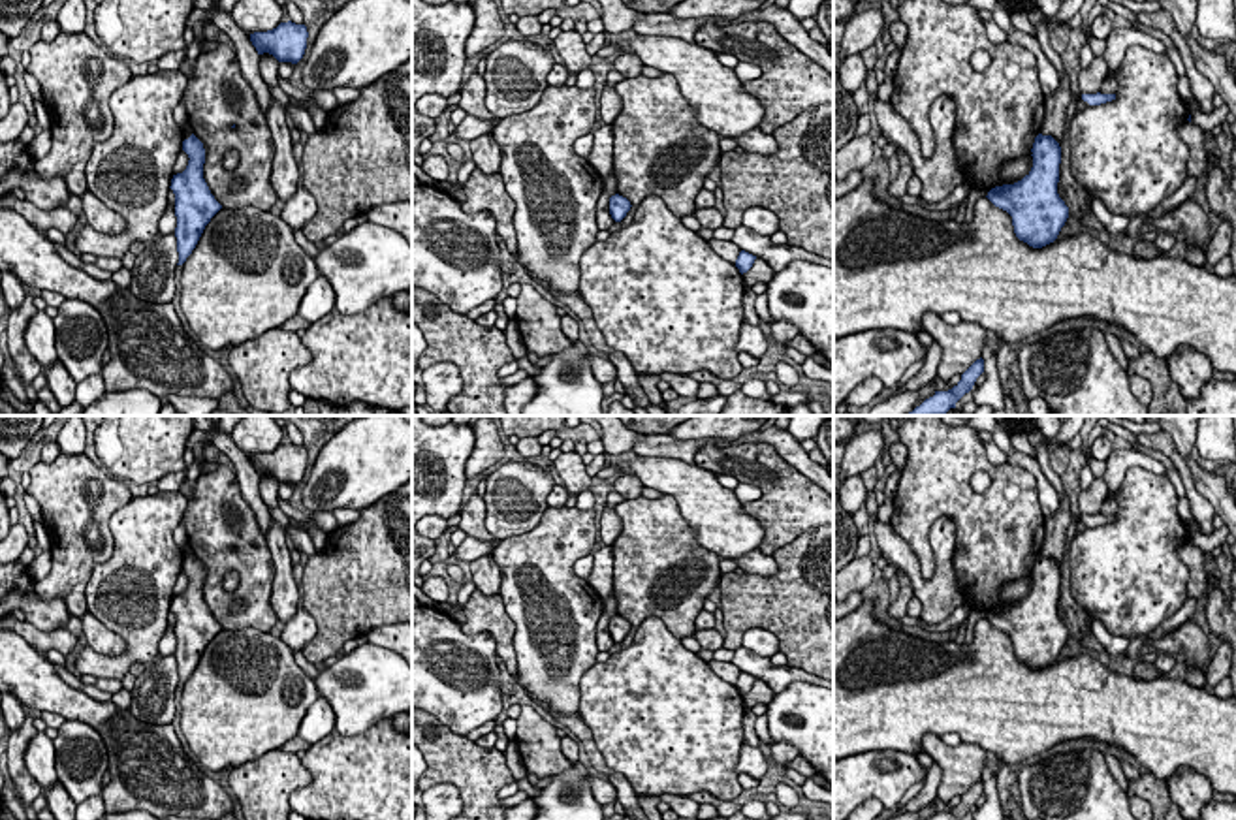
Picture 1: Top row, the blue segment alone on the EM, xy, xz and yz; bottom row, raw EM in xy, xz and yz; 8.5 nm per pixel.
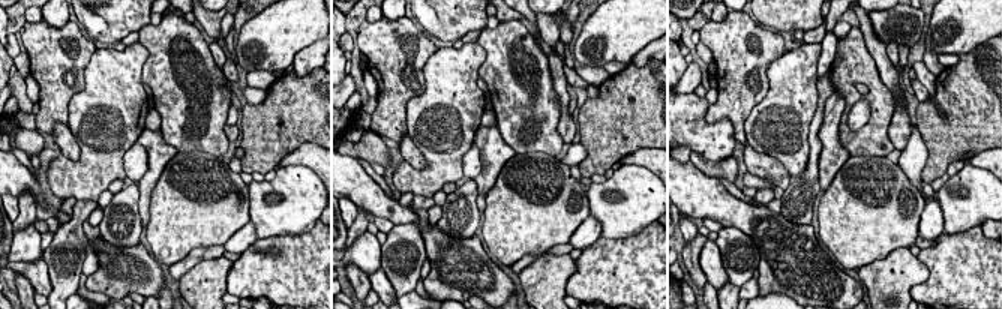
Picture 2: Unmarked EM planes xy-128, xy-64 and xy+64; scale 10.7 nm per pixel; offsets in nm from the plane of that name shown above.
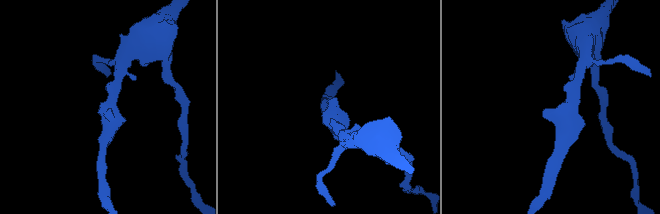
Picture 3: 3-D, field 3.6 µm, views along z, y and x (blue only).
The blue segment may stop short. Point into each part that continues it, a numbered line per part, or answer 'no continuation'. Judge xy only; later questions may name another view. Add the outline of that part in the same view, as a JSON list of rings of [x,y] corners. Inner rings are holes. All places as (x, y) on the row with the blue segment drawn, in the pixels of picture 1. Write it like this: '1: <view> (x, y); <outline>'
no continuation

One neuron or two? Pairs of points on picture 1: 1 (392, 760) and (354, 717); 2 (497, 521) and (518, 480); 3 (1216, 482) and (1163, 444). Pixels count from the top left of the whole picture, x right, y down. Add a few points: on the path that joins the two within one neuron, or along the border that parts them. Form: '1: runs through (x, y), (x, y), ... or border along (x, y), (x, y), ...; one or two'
1: border along (392, 715), (356, 734), (339, 734), (335, 730); two
2: runs through (507, 512), (516, 503), (518, 489); one
3: border along (1169, 435), (1186, 459), (1195, 488), (1208, 501); two

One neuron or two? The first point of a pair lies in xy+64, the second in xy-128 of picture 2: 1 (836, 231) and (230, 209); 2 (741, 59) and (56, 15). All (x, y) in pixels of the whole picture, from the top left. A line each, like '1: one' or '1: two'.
1: one
2: two

